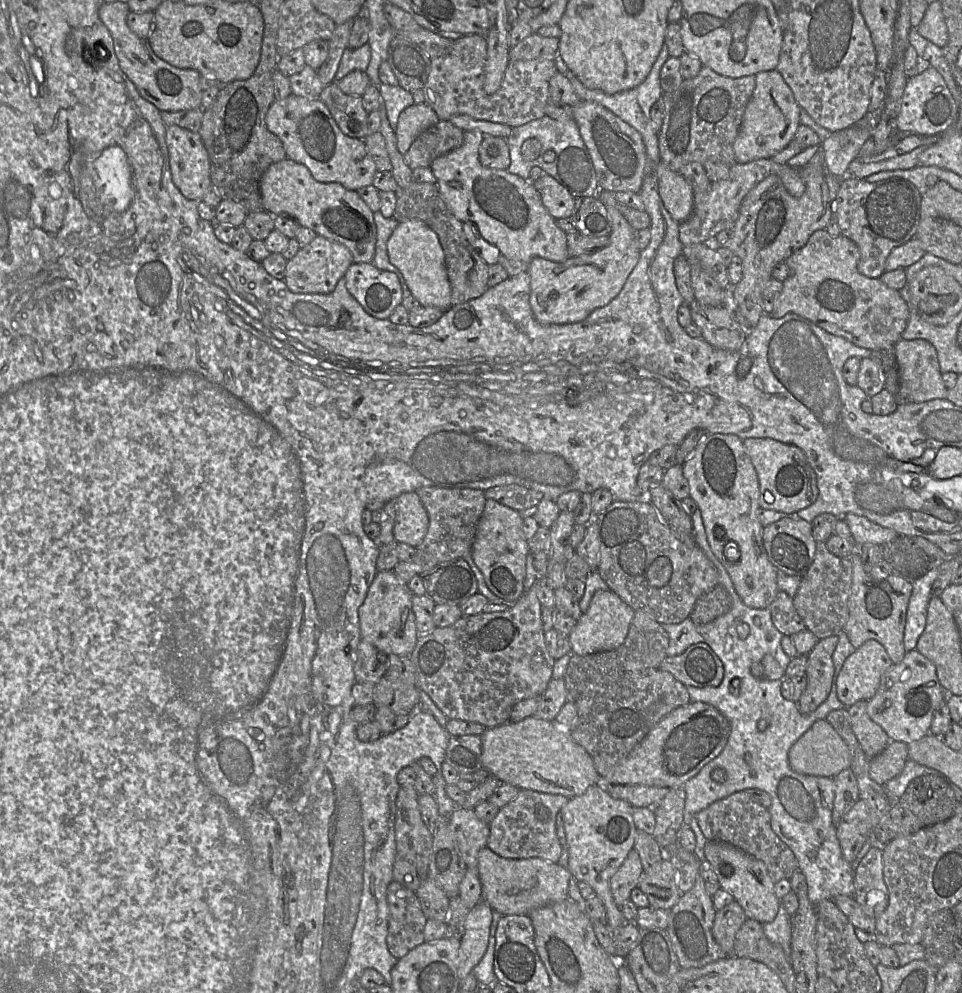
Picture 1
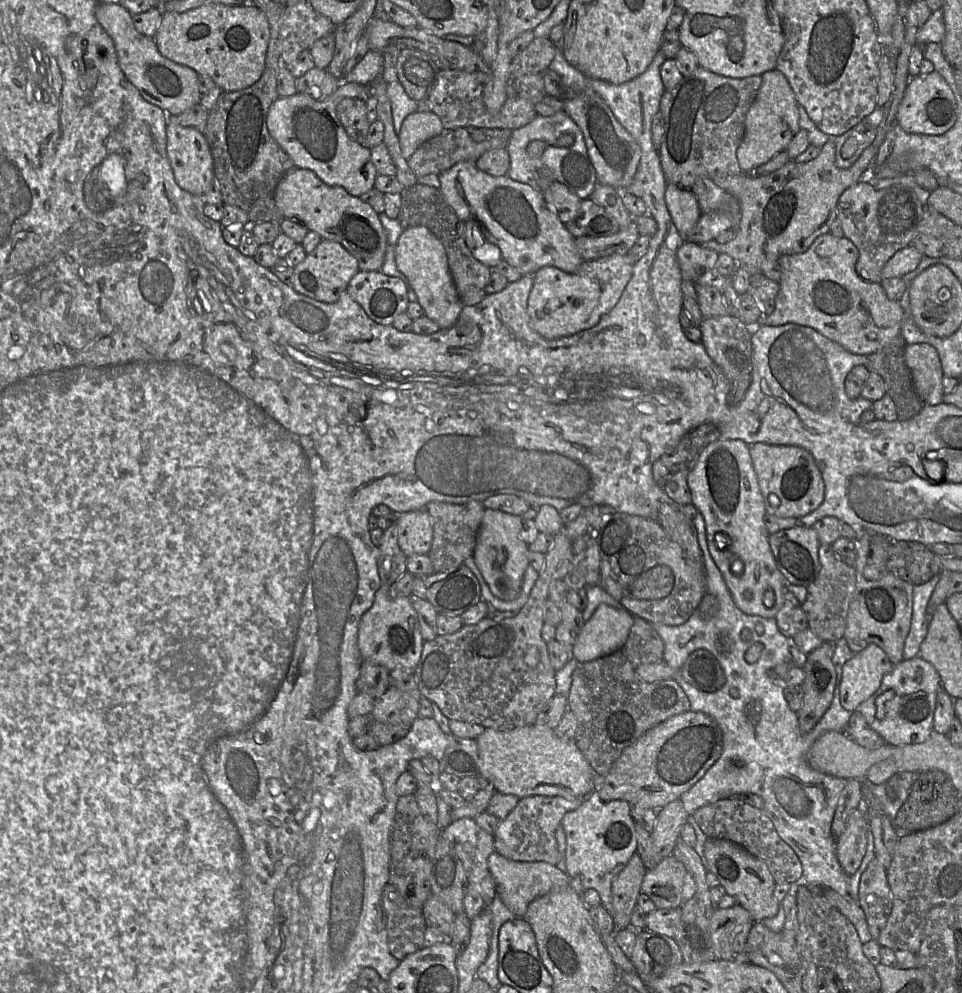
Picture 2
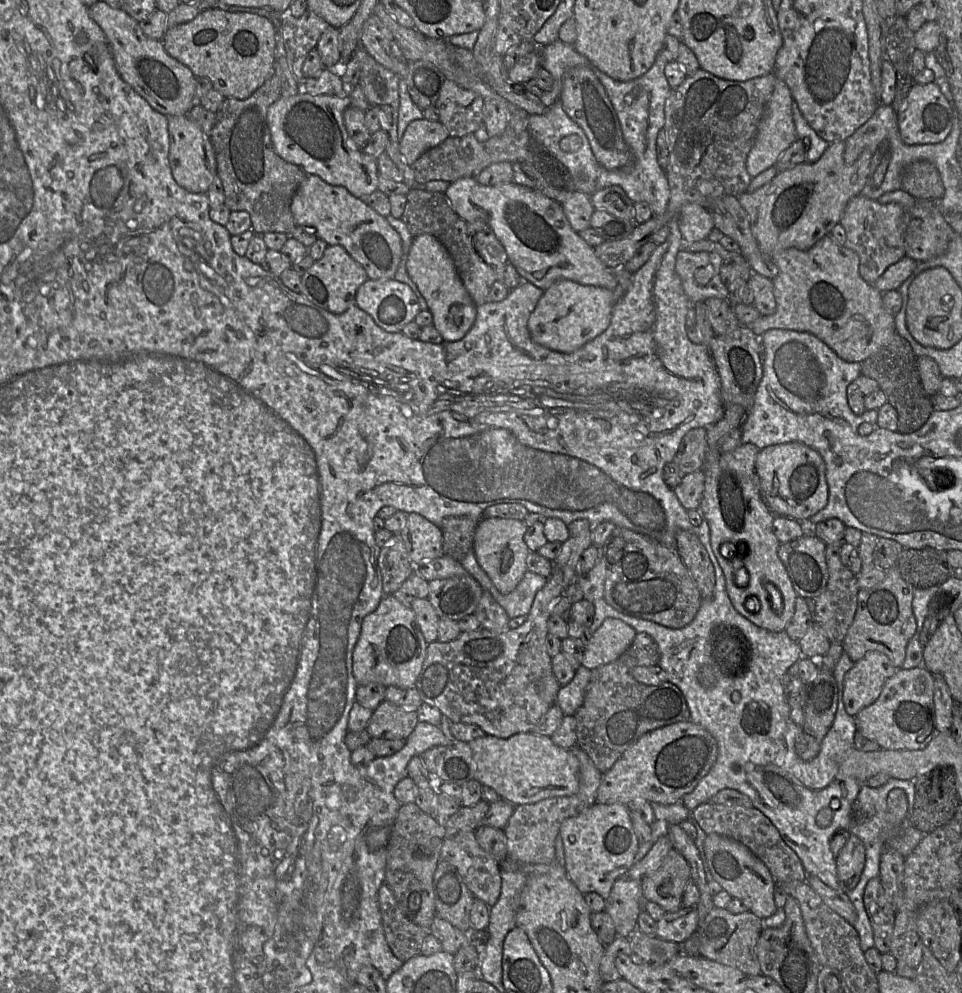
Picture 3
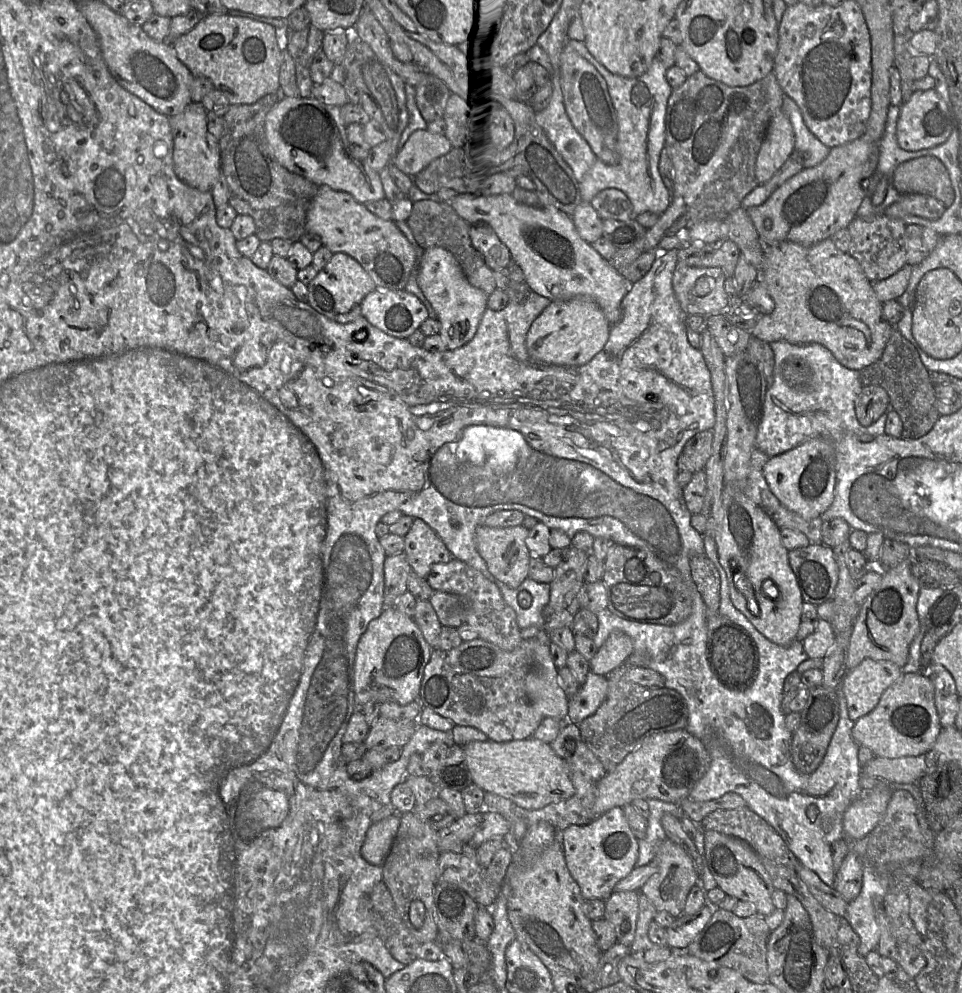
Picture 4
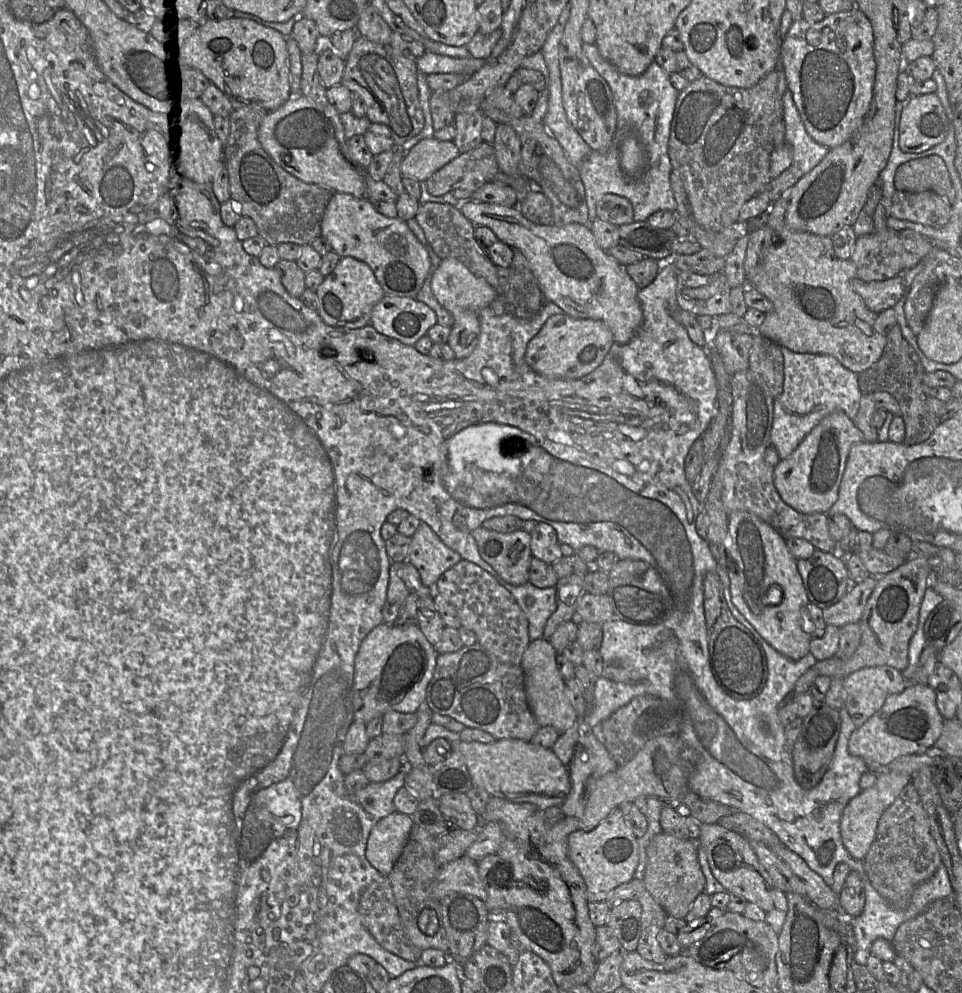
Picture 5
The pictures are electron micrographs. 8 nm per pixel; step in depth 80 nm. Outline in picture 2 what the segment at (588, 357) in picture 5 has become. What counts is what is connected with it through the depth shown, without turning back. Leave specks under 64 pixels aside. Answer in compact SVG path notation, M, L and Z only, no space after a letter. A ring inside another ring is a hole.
M613 254L584 261L575 273L567 273L553 266L540 268L532 275L533 285L528 298L530 326L548 340L594 327L619 301L631 279L634 265L629 254Z

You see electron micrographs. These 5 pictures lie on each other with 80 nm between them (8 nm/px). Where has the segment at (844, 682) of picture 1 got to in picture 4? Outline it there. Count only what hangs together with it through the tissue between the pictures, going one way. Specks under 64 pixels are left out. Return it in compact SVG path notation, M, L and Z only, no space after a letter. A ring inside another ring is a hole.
M863 660L848 671L843 679L849 718L855 723L870 713L878 704L884 691L897 682L902 670L890 661Z

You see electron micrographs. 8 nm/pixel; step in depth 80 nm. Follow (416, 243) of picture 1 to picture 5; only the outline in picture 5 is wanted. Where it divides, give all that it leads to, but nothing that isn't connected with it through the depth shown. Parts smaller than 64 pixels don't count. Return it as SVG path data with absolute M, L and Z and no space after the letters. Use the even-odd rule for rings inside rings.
M455 258L441 259L440 264L431 272L430 287L439 304L453 317L447 343L454 351L457 359L469 357L475 350L480 338L479 312L490 306L497 295L497 290L485 279L472 274Z

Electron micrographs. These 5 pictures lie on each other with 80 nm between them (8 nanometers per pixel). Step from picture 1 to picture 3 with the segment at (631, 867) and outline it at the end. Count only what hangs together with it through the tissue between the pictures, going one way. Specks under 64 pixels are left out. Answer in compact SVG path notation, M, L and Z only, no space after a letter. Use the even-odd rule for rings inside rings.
M619 877L606 900L605 910L610 915L618 936L629 938L637 928L642 909L642 880Z

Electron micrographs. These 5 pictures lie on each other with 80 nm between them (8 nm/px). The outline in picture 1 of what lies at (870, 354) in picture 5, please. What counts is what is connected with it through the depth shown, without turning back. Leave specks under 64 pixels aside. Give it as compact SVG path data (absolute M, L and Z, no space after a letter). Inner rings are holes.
M825 229L815 231L802 248L784 261L790 275L769 315L779 319L788 313L797 314L871 351L893 347L907 326L908 306L898 290L887 287L879 278L859 273L859 258L858 247L842 234L831 236Z

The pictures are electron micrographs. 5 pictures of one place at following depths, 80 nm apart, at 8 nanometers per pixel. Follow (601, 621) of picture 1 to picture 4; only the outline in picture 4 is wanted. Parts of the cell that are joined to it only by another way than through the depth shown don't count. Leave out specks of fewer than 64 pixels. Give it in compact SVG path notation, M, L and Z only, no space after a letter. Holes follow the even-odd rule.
M613 632L590 660L590 671L606 676L621 667L632 653L632 639L623 632Z

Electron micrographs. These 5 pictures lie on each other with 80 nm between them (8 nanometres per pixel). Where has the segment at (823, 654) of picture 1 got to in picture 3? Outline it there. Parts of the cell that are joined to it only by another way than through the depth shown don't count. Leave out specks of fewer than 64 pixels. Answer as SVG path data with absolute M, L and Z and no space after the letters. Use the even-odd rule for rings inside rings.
M818 665L816 677L812 681L804 683L803 690L803 721L799 725L795 740L795 751L803 761L811 761L819 754L821 743L831 728L837 711L838 692L833 670L828 670L826 667Z

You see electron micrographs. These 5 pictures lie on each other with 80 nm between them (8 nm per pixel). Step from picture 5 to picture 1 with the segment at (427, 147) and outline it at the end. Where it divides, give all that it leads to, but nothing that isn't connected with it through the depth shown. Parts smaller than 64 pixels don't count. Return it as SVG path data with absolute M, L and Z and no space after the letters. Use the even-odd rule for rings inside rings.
M425 102L405 108L399 115L394 131L399 152L404 156L412 142L439 121L435 111Z

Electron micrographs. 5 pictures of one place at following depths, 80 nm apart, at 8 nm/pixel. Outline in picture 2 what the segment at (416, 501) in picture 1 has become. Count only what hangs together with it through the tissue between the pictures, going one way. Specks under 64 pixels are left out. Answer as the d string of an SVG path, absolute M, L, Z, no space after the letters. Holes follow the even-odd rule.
M426 509L398 514L398 544L406 556L427 555L433 540L432 518Z

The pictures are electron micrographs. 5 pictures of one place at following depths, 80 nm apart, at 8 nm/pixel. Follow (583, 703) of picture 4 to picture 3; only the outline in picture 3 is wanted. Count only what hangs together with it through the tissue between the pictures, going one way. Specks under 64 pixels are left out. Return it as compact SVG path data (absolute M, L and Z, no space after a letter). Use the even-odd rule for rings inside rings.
M581 665L575 670L572 681L559 688L556 703L564 715L574 716L582 706L590 676L591 670Z

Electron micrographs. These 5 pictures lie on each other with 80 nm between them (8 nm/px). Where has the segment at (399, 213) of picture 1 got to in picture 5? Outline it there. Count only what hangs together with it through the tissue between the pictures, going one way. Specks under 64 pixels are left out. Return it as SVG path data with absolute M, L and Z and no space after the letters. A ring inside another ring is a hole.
M420 203L414 217L435 254L441 259L455 258L477 277L483 278L496 290L499 289L497 266L490 260L474 236L475 225L454 205L448 203Z

